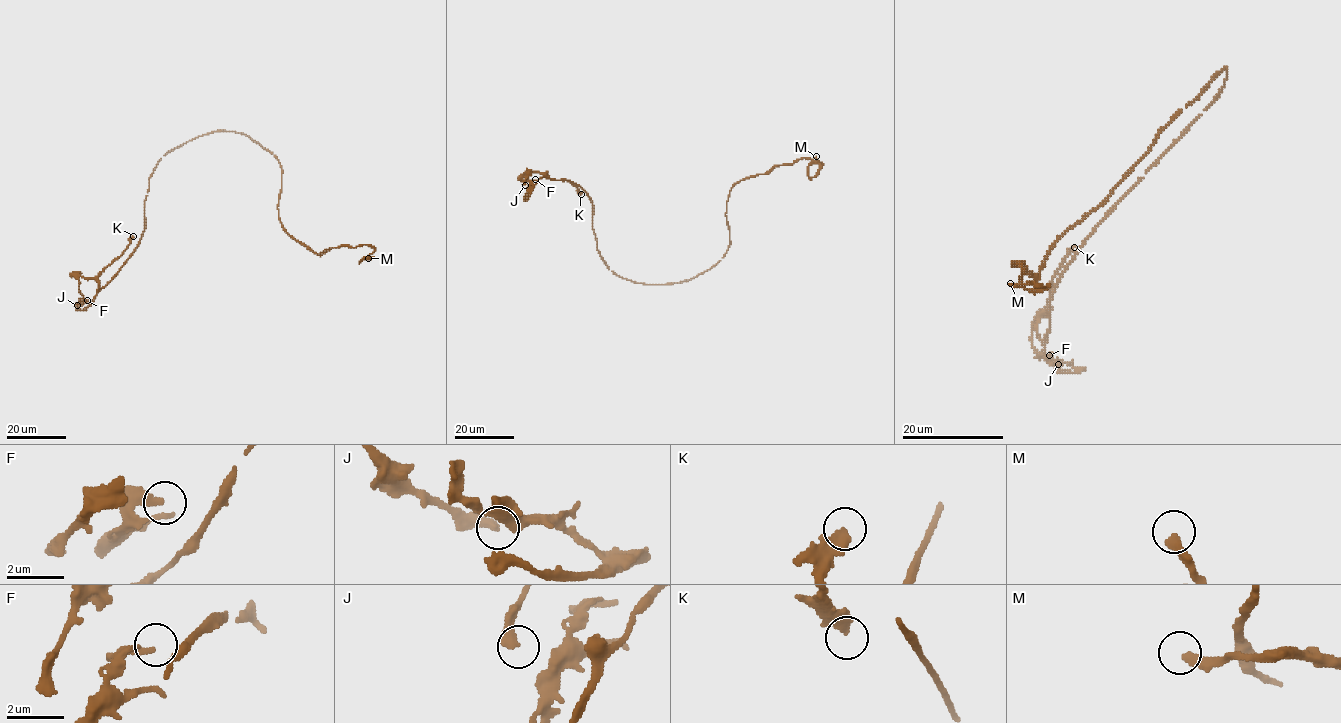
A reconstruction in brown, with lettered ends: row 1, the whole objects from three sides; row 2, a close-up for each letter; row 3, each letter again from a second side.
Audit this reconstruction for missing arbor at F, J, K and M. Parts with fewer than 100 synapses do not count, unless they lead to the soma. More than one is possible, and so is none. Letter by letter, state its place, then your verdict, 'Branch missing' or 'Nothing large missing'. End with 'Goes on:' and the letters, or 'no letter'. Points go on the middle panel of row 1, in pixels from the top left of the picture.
F: Place: (535, 179). Nothing large missing
J: Place: (525, 185). Nothing large missing
K: Place: (581, 194). Nothing large missing
M: Place: (816, 156). Nothing large missing
Goes on: no letter

